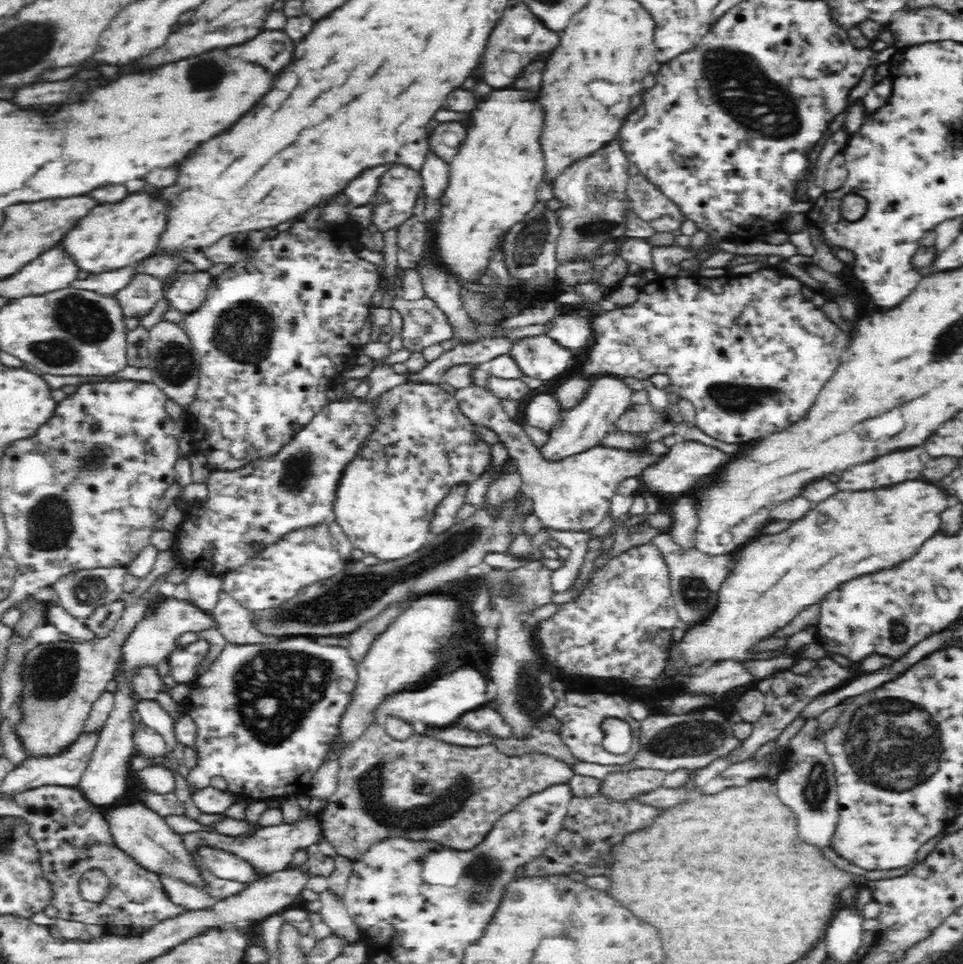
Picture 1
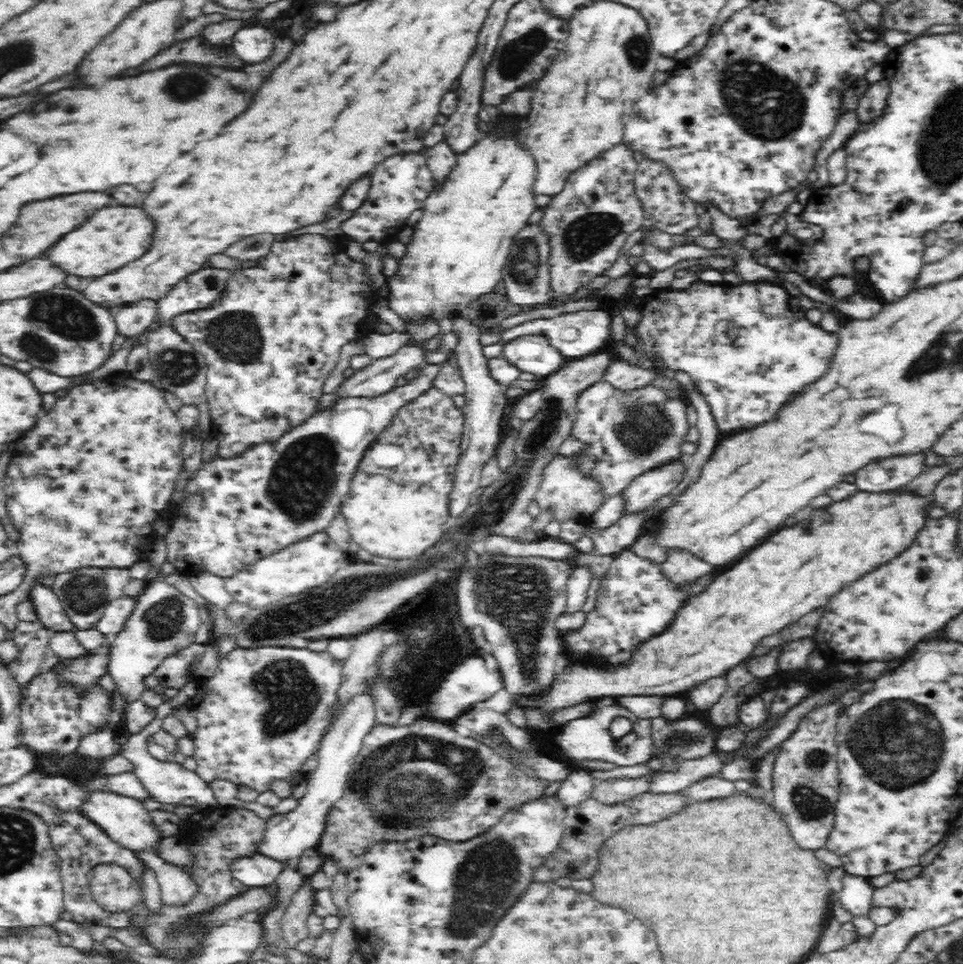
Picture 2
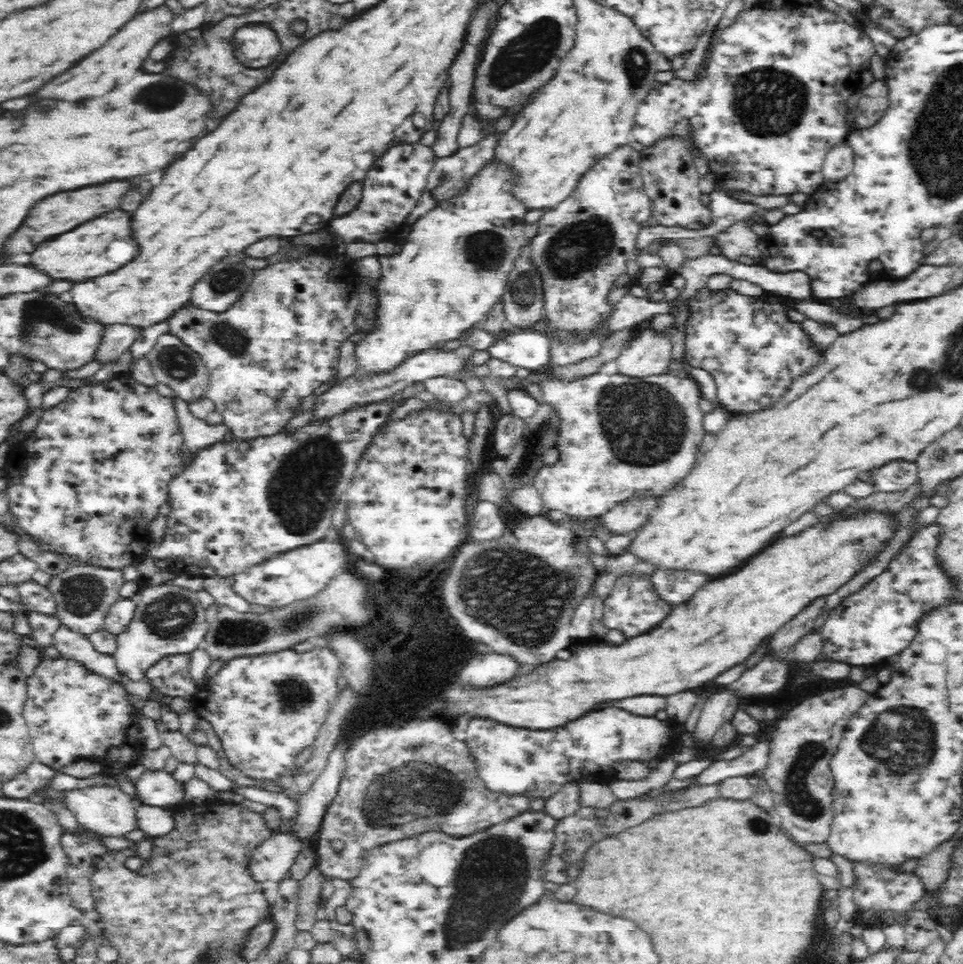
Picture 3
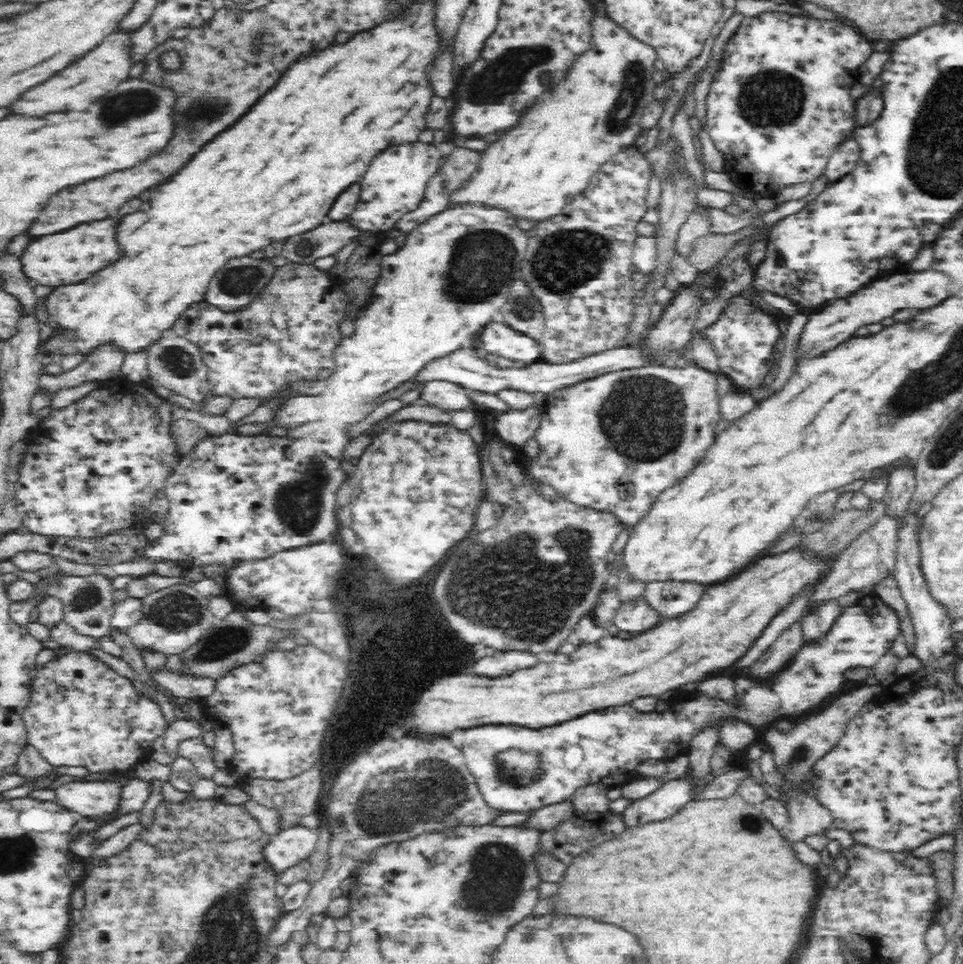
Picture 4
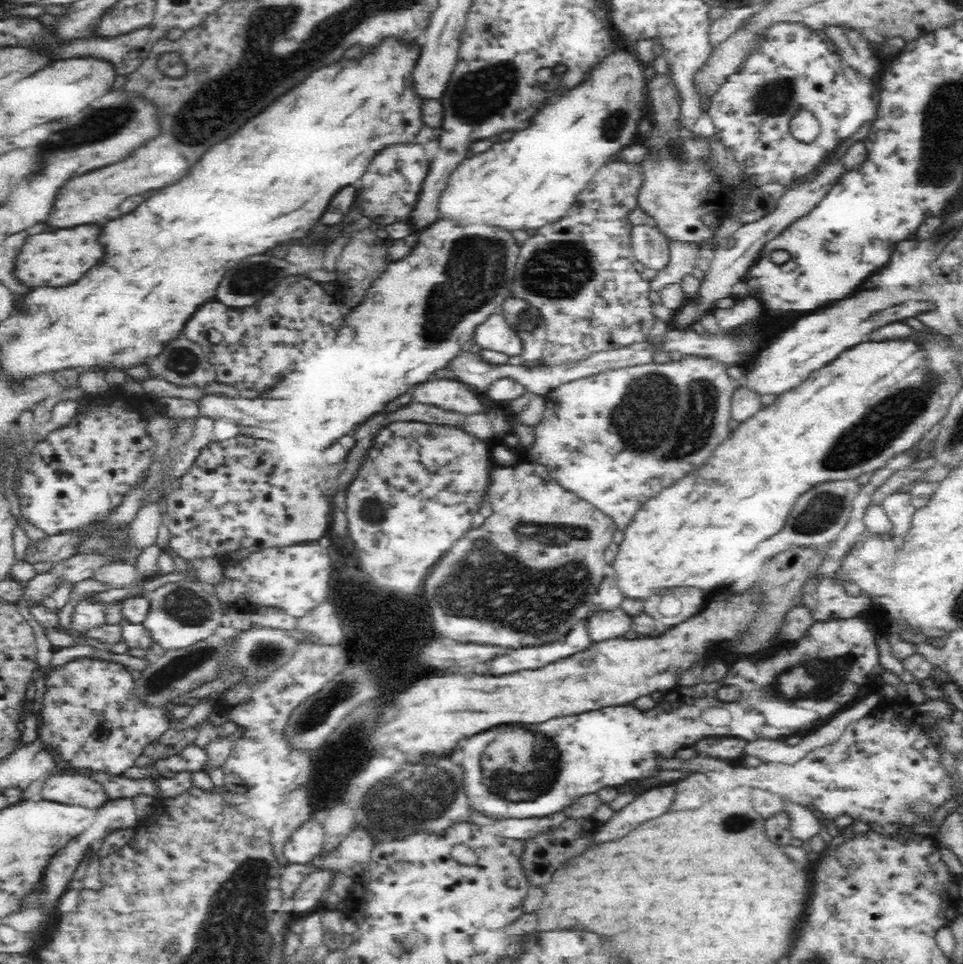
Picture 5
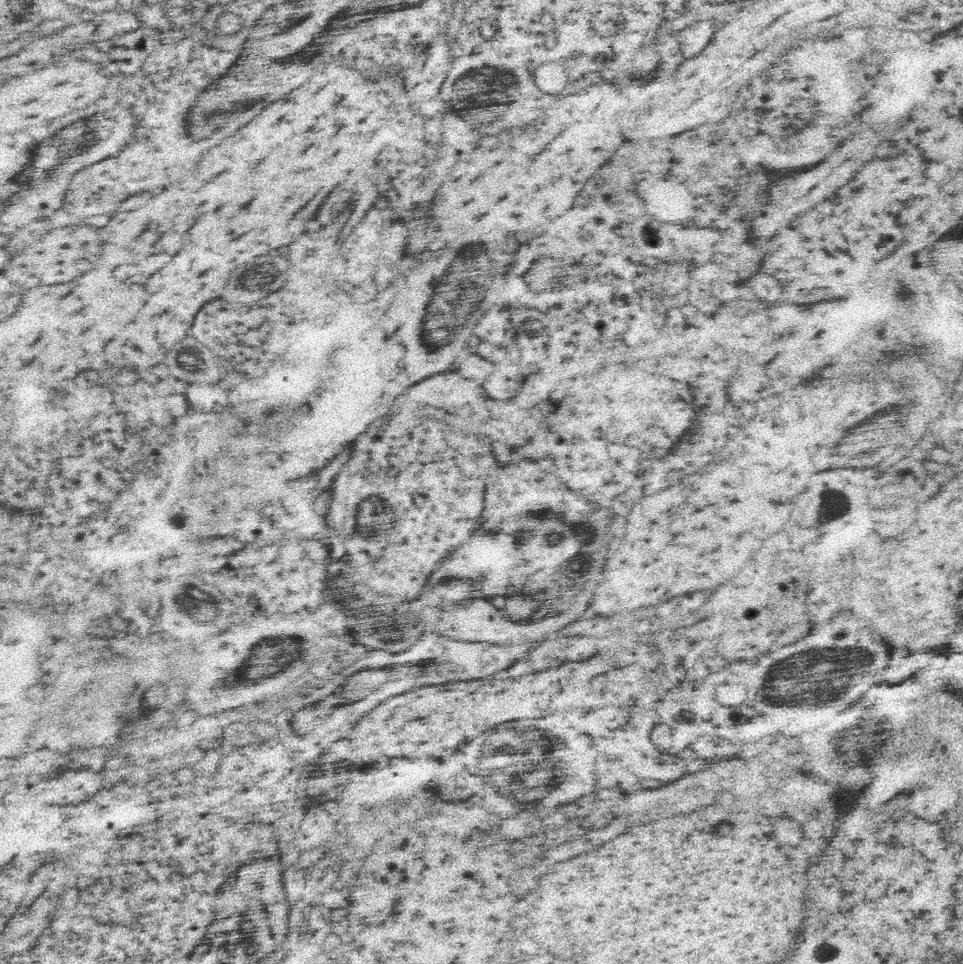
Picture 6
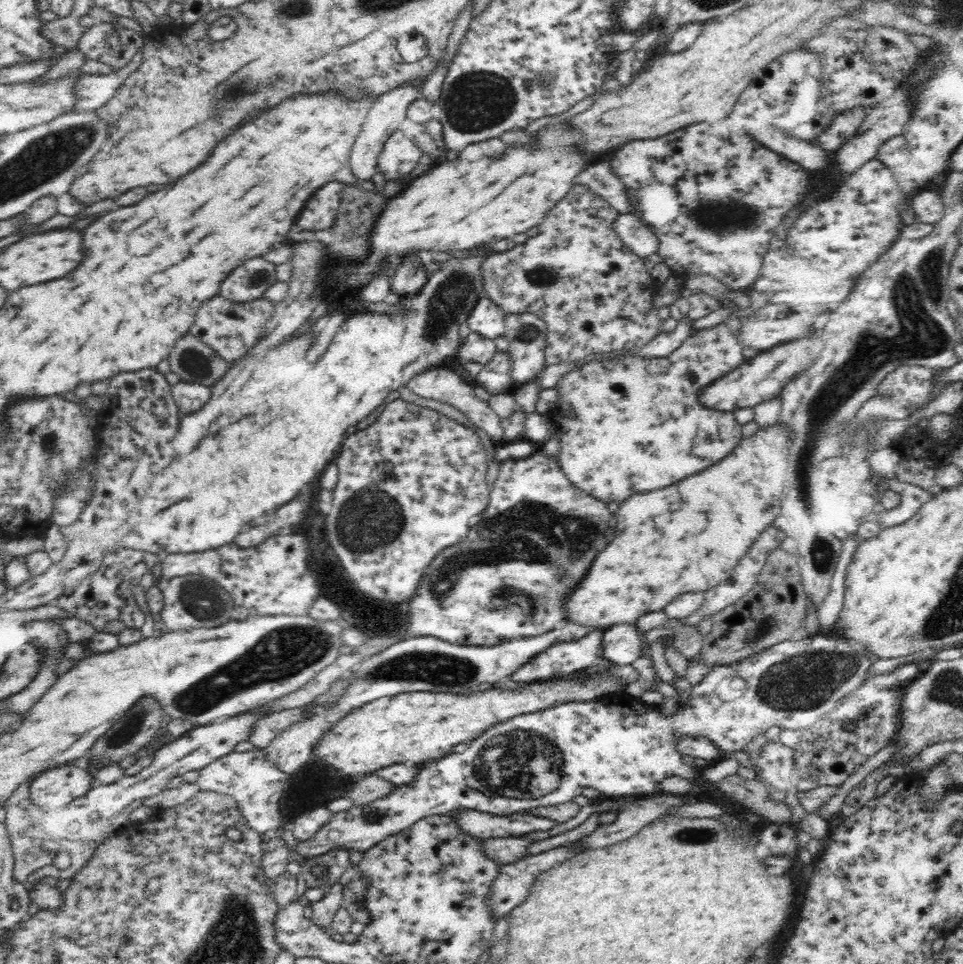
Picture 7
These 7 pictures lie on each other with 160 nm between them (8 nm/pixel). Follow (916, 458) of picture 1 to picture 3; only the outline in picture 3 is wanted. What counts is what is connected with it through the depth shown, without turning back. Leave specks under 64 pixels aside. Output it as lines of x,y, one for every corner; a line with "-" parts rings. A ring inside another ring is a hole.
894,461
870,471
872,484
880,492
904,492
918,483
917,466
908,461

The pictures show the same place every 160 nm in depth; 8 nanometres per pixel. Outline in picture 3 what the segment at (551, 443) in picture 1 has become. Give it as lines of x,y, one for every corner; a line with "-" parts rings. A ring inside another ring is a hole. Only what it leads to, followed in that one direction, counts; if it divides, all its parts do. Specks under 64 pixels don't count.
671,327
669,330
664,330
664,332
658,332
658,330
650,330
650,328
641,328
636,339
633,339
620,354
620,357
615,360
619,373
634,377
658,376
658,374
668,373
667,369
673,361
674,351
670,329

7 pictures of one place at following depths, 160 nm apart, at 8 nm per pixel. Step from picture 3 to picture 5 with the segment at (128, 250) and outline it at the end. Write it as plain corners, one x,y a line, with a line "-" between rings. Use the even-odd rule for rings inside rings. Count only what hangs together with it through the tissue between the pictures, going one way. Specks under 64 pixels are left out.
92,224
76,228
60,228
54,232
42,232
30,236
22,250
18,252
14,274
22,286
64,286
80,280
86,270
92,268
96,258
102,258
102,248
98,244
98,228

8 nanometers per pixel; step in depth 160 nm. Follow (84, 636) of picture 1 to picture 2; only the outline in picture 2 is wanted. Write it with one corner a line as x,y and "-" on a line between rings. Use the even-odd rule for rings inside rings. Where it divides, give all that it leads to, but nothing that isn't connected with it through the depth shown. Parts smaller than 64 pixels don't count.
40,582
34,583
29,588
28,599
32,602
37,617
47,628
56,632
74,631
74,625
70,622
63,604
54,594
51,587
45,586

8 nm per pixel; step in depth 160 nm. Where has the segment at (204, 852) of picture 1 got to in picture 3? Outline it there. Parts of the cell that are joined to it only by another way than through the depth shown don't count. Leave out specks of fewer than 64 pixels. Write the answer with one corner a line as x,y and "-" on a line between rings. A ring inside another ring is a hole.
295,832
274,833
250,856
249,871
254,880
280,882
289,876
296,858
309,846

